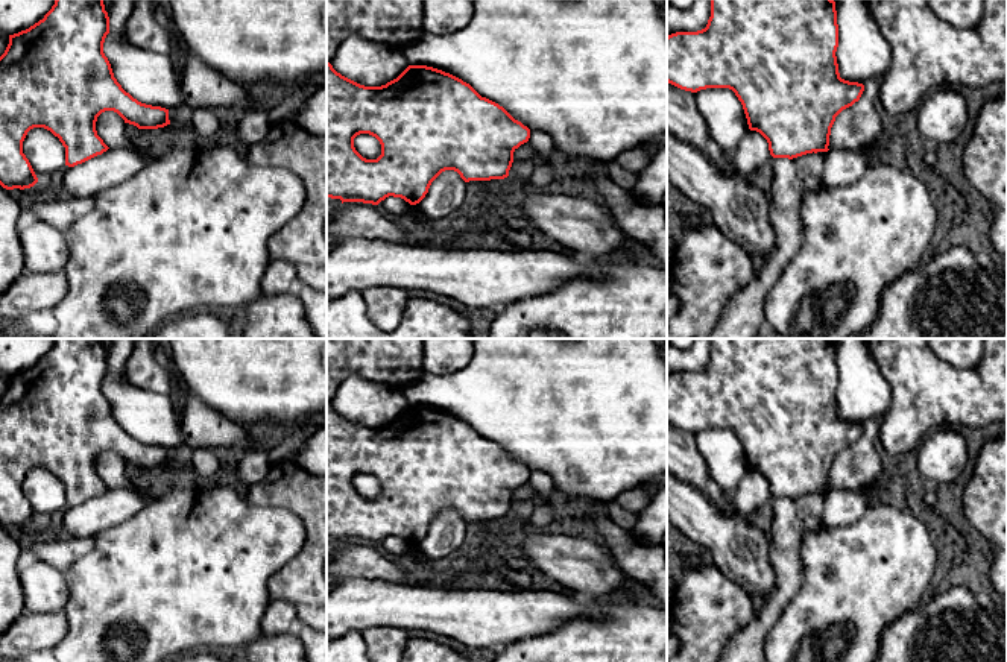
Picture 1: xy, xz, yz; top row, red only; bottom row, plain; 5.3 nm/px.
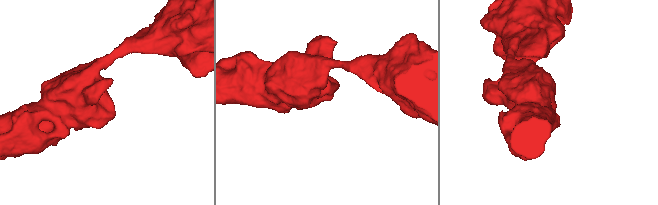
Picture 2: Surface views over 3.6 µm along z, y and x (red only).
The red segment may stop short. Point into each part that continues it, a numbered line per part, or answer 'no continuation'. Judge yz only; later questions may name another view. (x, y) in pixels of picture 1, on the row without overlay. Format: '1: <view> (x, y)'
no continuation

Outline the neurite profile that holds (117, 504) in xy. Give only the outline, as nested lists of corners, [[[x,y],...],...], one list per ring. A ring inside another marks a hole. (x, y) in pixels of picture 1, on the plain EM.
[[[135,484],[112,487],[82,504],[68,507],[62,518],[65,536],[90,537],[135,516],[144,506]]]

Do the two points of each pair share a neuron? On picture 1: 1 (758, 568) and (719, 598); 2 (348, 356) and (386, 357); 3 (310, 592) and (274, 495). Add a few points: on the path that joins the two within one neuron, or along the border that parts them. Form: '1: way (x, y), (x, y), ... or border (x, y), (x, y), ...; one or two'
1: border (710, 562), (751, 594); two
2: way (357, 356), (377, 356); one
3: way (310, 565), (310, 518), (301, 509); one

